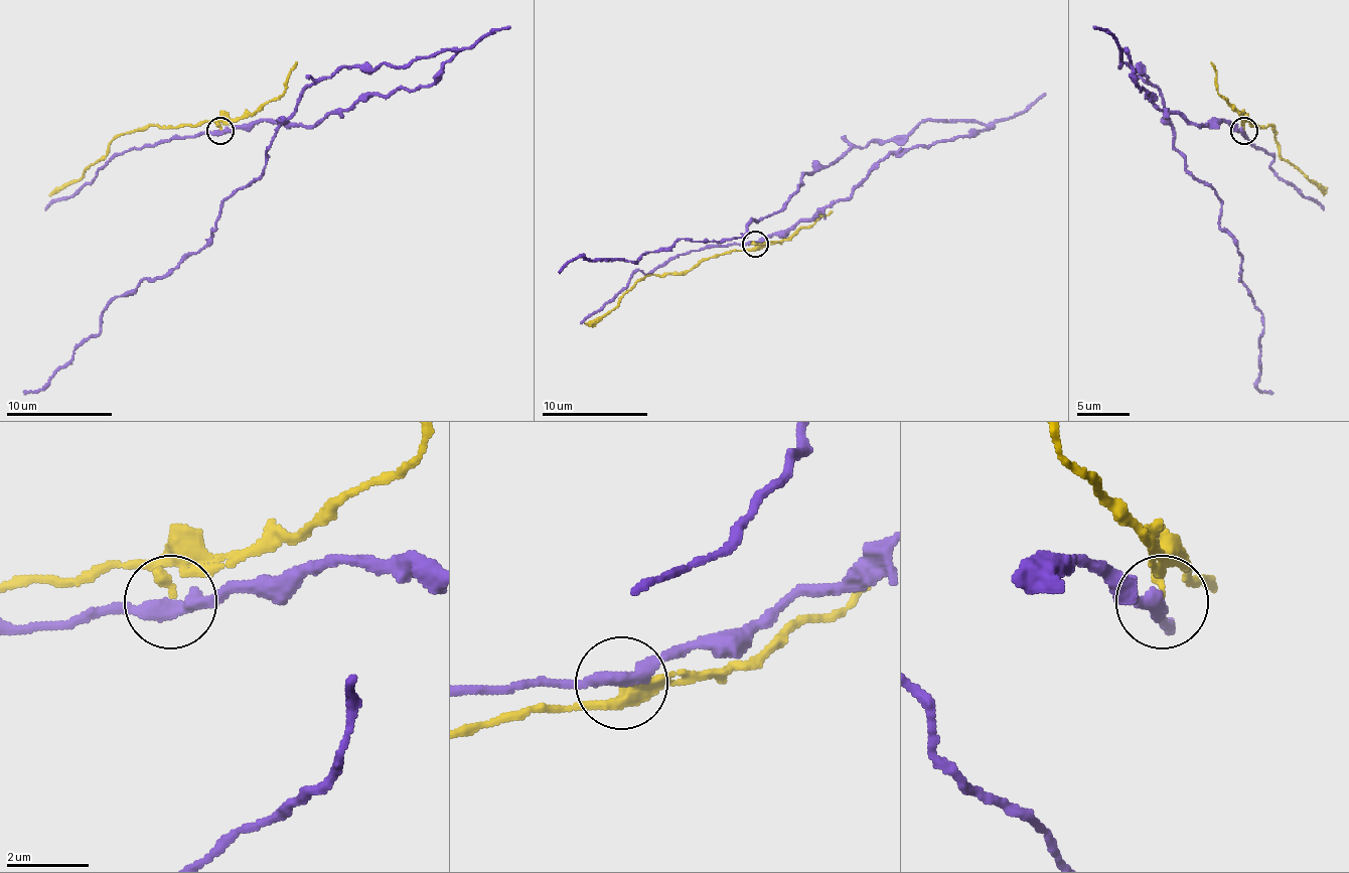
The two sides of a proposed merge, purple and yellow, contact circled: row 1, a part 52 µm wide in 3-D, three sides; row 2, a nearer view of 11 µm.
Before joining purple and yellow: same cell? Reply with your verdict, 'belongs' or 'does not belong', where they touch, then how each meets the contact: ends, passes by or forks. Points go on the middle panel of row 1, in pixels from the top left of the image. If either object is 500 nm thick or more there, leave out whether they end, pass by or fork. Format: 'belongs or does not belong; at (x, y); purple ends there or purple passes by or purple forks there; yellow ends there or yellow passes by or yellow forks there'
does not belong; at (755, 244); purple passes by; yellow ends there

